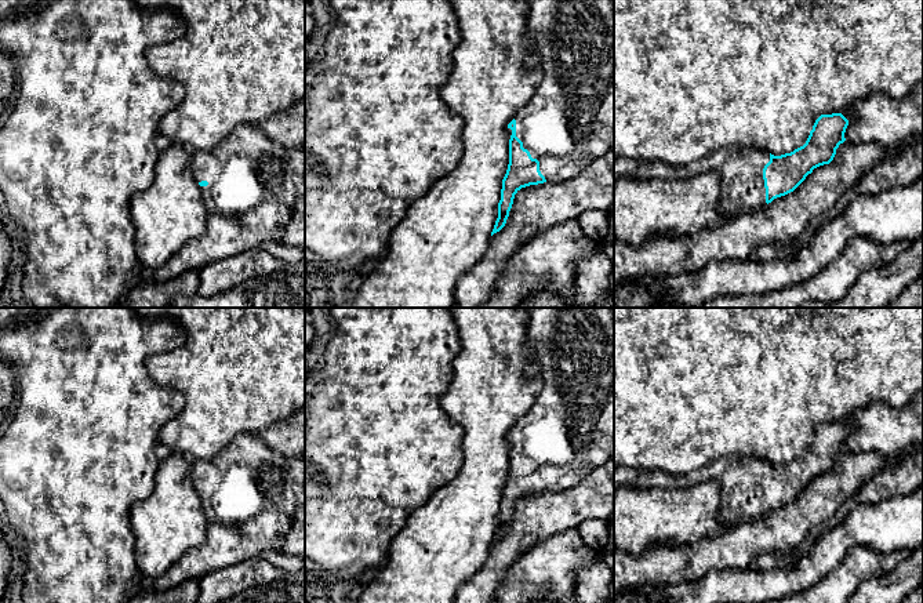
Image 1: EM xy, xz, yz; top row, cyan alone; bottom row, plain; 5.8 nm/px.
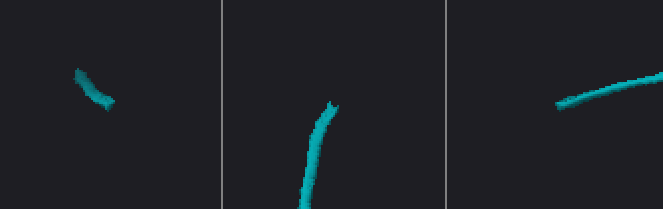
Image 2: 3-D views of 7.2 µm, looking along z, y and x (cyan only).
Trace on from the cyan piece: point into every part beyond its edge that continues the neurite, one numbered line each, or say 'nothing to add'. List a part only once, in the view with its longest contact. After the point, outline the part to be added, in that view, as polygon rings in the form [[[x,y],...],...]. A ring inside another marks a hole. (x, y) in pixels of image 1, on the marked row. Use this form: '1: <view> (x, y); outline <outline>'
1: xz (569, 123); outline [[[526,0],[526,1],[527,1],[527,6],[528,6],[528,15],[527,15],[527,28],[528,28],[528,32],[530,32],[530,33],[531,33],[531,34],[533,34],[533,37],[534,37],[534,43],[533,43],[533,50],[534,50],[534,51],[535,51],[535,54],[537,54],[537,55],[538,55],[538,66],[539,66],[539,70],[541,70],[541,80],[539,80],[539,84],[538,84],[538,86],[537,86],[537,88],[535,88],[535,92],[534,92],[534,95],[533,95],[533,98],[531,98],[531,99],[530,99],[530,101],[528,101],[528,102],[527,102],[527,103],[526,103],[526,105],[524,105],[524,106],[523,106],[523,108],[522,108],[522,109],[520,109],[520,110],[519,110],[519,112],[517,112],[517,113],[516,113],[516,116],[515,116],[515,117],[513,117],[513,119],[515,119],[515,120],[516,120],[516,137],[517,137],[517,138],[519,138],[519,139],[520,139],[520,141],[522,141],[522,142],[523,142],[523,148],[524,148],[524,149],[527,149],[527,150],[528,150],[528,152],[530,152],[530,155],[531,155],[531,157],[533,157],[533,159],[537,159],[537,160],[538,160],[538,161],[539,161],[539,171],[541,171],[541,174],[542,174],[542,175],[544,175],[544,177],[545,177],[545,179],[546,179],[546,182],[563,182],[563,181],[567,181],[567,179],[571,179],[571,178],[575,178],[575,177],[577,177],[577,175],[578,175],[578,174],[579,174],[579,172],[582,172],[582,171],[584,171],[584,170],[585,170],[585,168],[588,168],[588,167],[589,167],[589,166],[590,166],[590,164],[592,164],[592,163],[593,163],[593,161],[595,161],[595,160],[596,160],[596,159],[599,159],[599,157],[600,157],[600,156],[603,156],[603,155],[606,155],[606,153],[607,153],[607,152],[608,152],[608,150],[611,150],[611,149],[614,149],[614,12],[613,12],[613,8],[611,8],[611,1],[610,1],[610,0]],[[512,119],[512,120],[513,120],[513,119]],[[510,120],[510,121],[512,121],[512,120]],[[509,121],[509,123],[510,123],[510,121]],[[508,123],[508,124],[509,124],[509,123]]]

